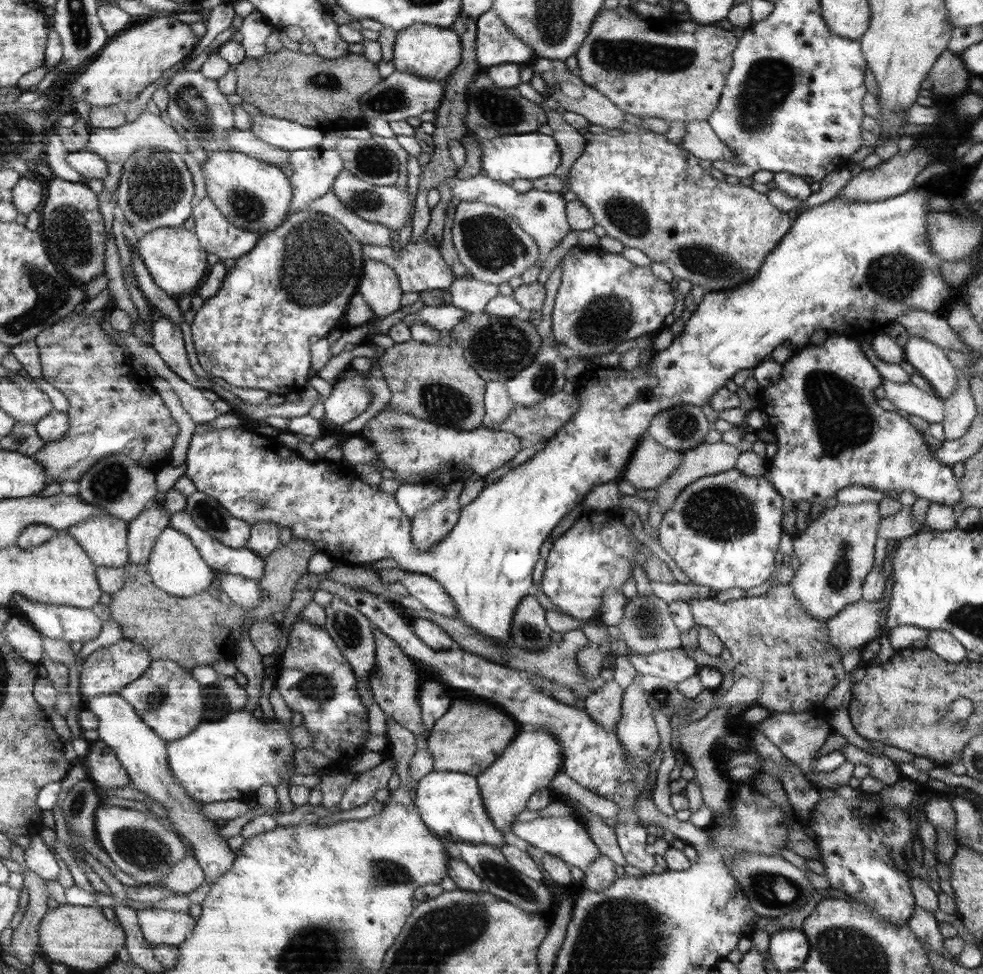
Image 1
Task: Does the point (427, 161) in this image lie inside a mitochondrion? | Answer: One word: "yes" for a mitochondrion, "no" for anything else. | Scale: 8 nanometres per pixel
no

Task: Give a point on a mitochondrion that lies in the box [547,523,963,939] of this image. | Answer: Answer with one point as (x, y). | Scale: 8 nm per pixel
(773, 891)

